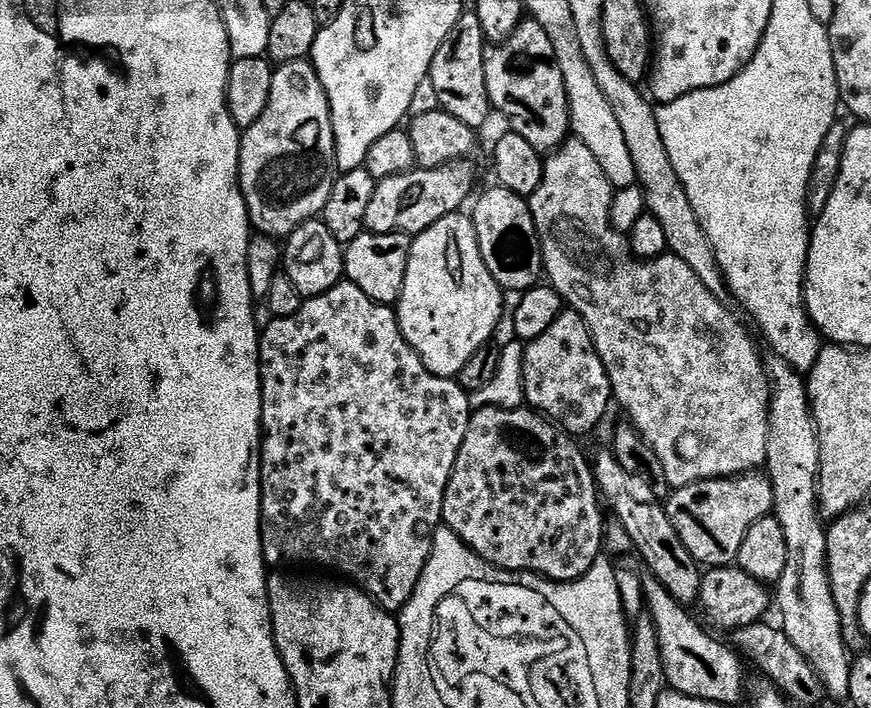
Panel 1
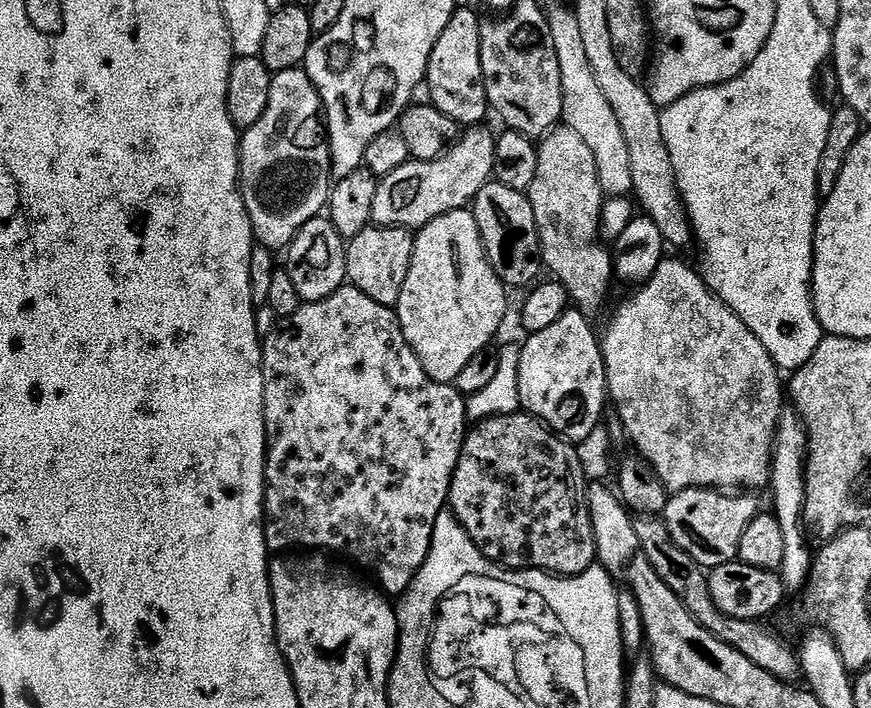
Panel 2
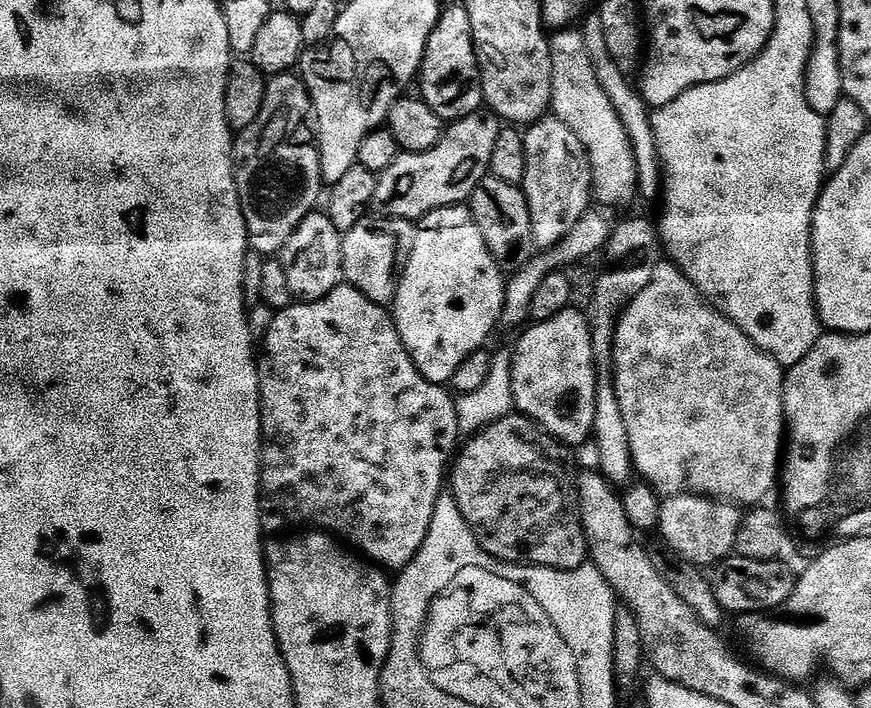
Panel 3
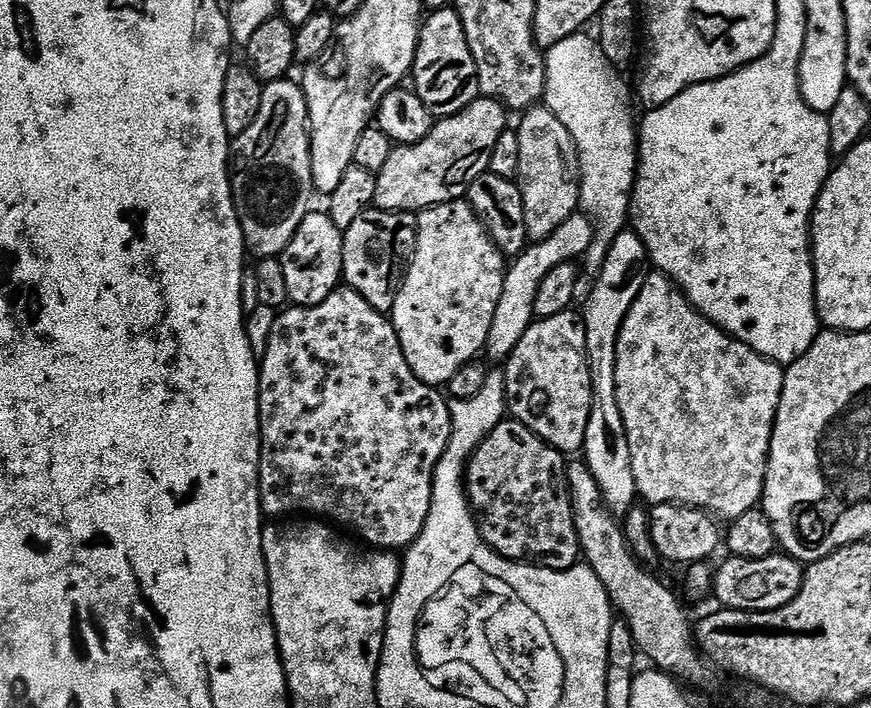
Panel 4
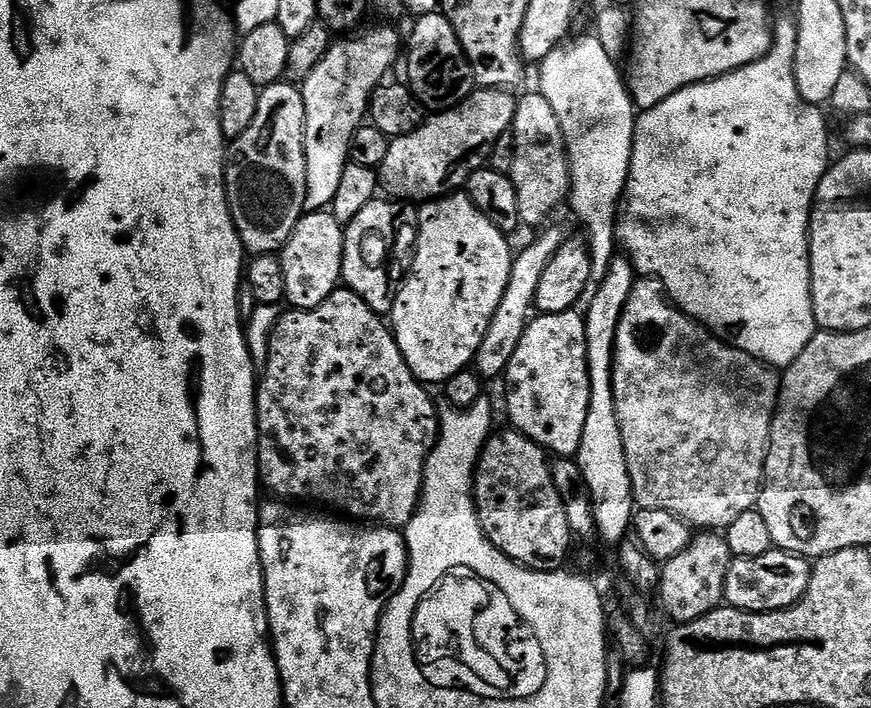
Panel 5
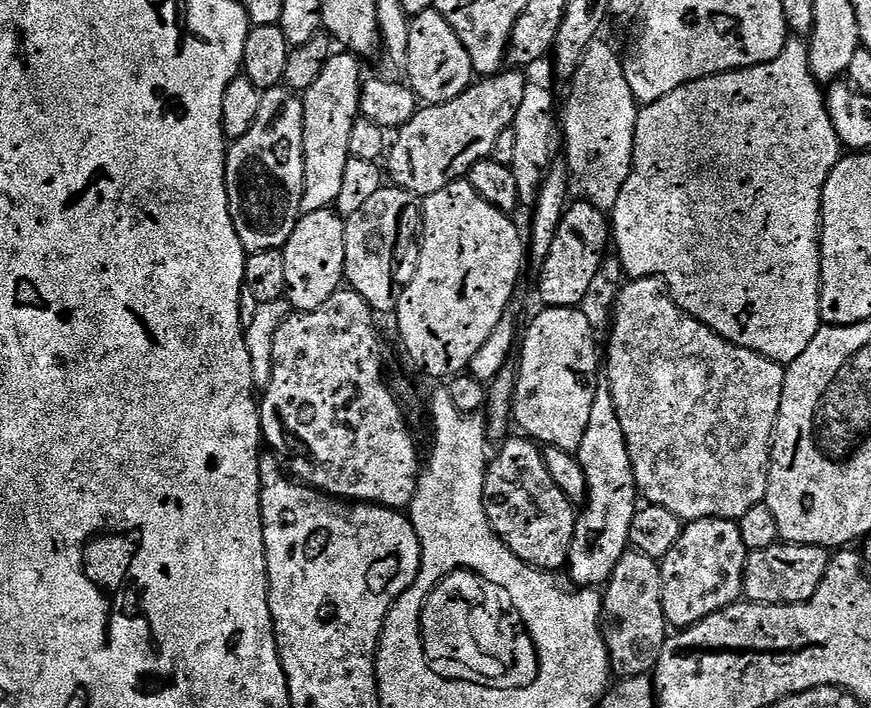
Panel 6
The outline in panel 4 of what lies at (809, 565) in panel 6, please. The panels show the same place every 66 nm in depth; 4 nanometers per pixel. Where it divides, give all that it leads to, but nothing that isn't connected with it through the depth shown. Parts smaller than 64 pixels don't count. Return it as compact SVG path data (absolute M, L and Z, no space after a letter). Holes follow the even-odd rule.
M773 554L766 558L738 558L729 555L728 561L714 572L714 596L721 600L724 608L739 612L770 612L786 606L798 594L804 581L805 565L787 554Z

